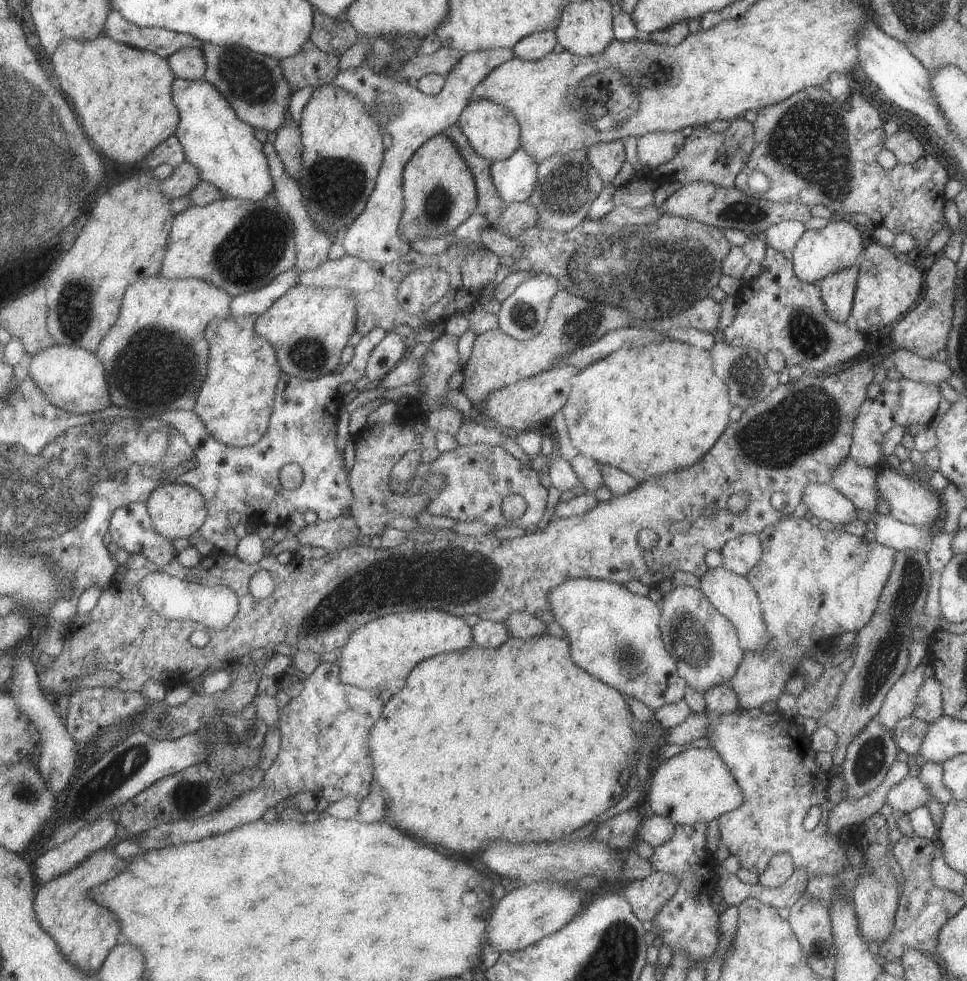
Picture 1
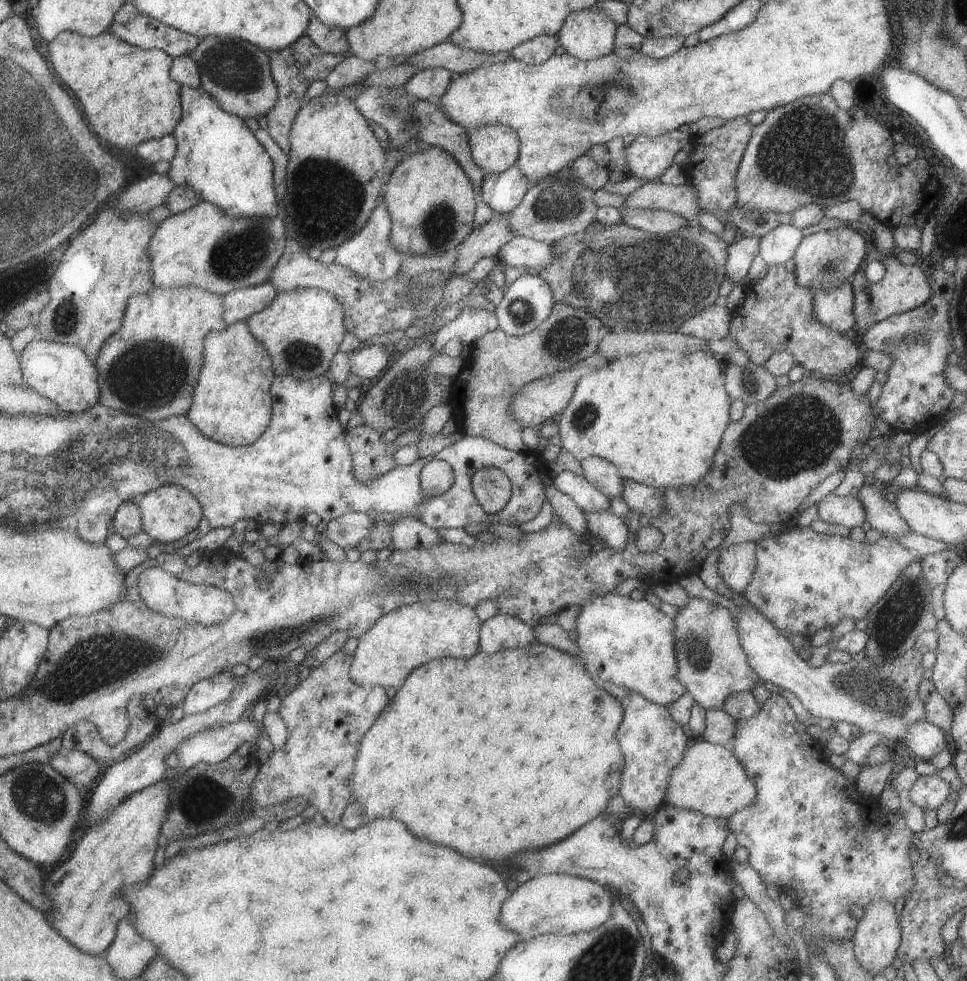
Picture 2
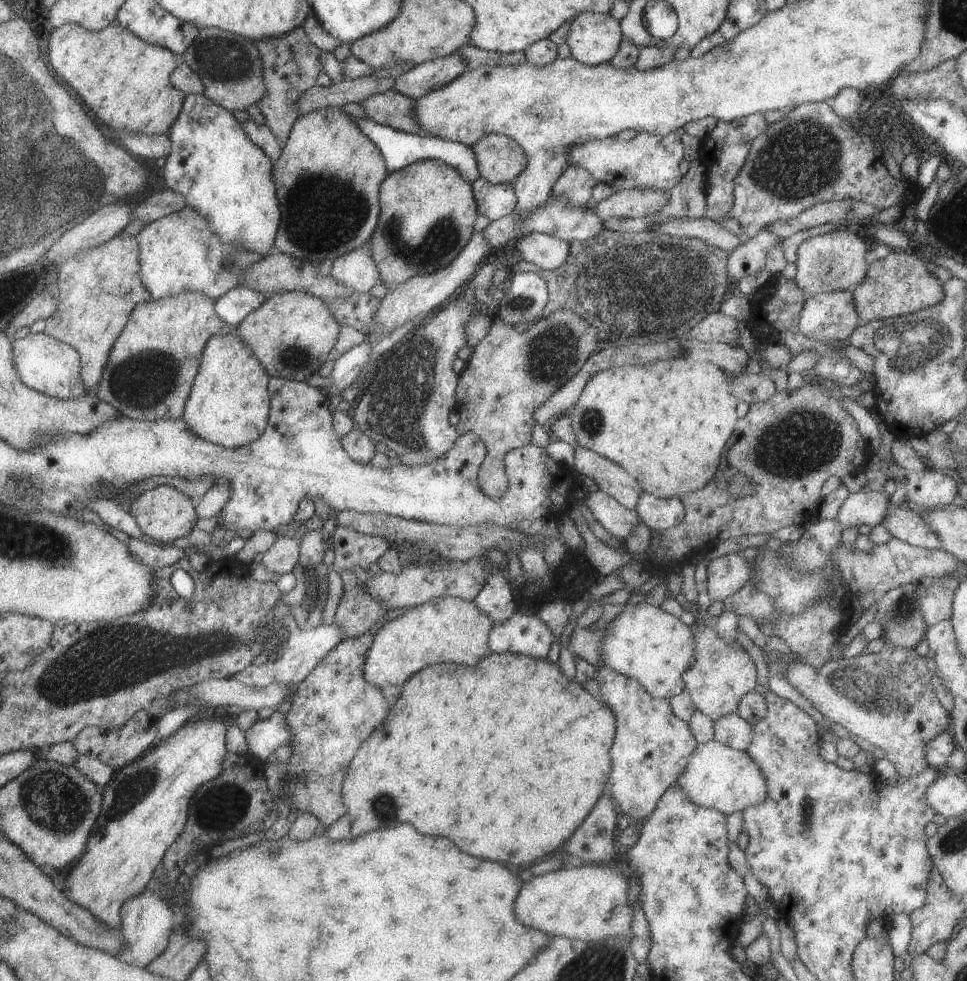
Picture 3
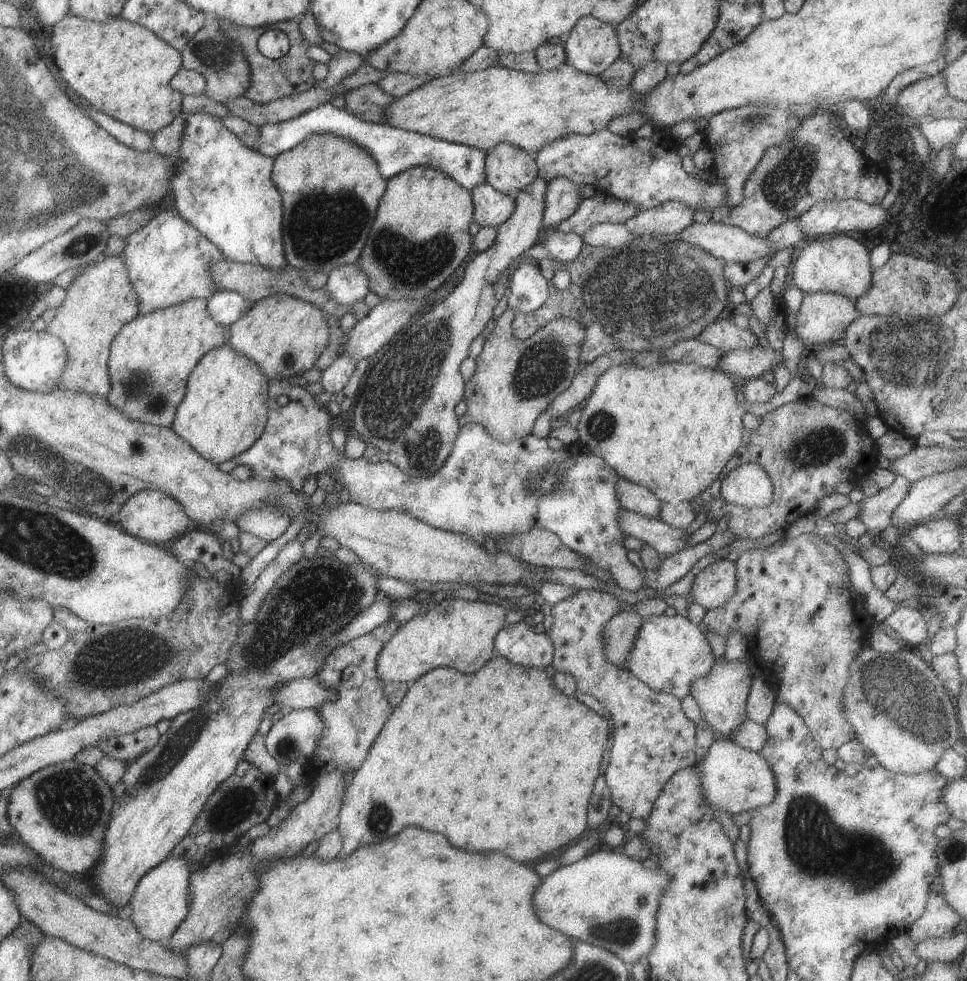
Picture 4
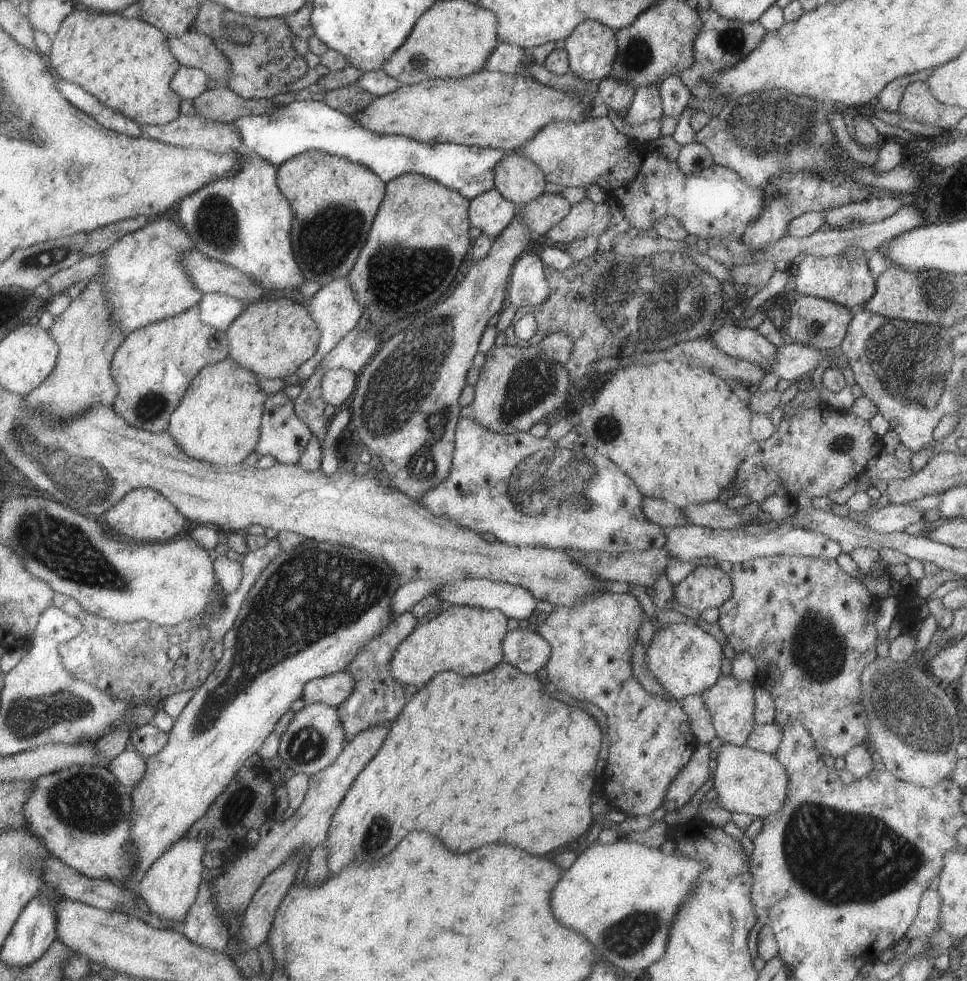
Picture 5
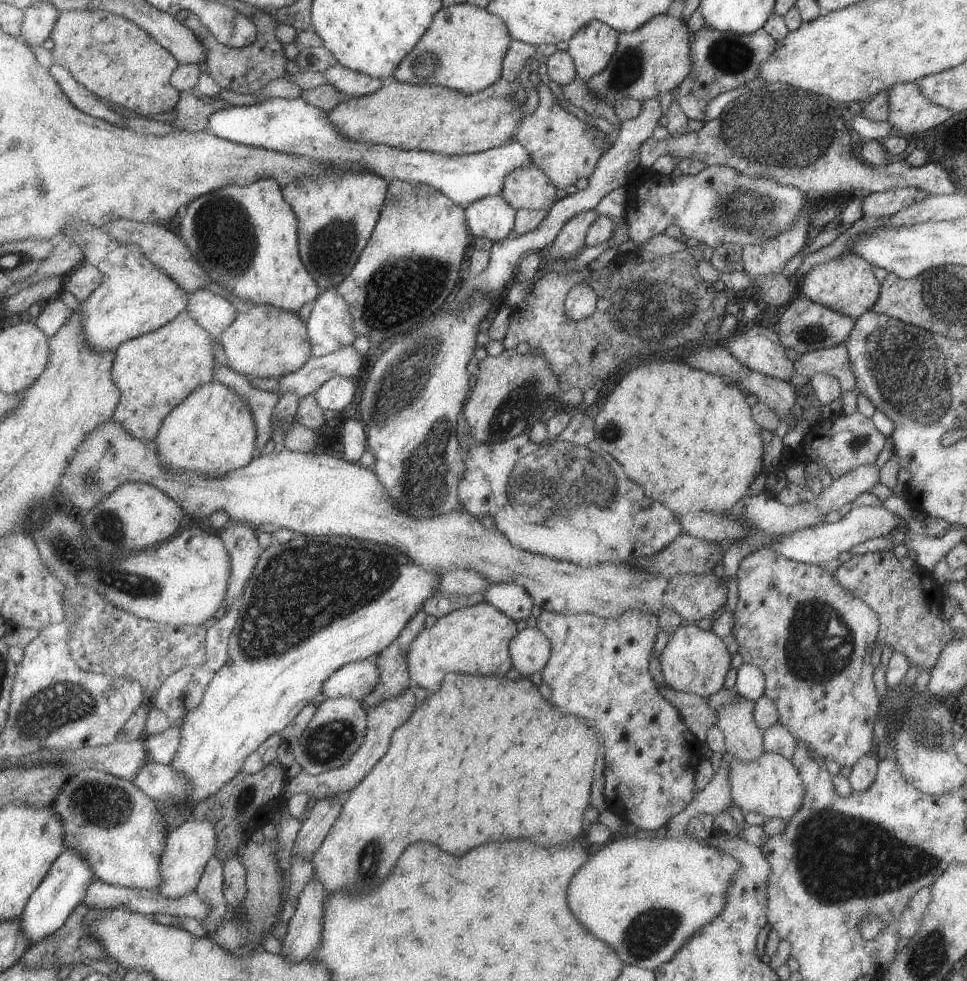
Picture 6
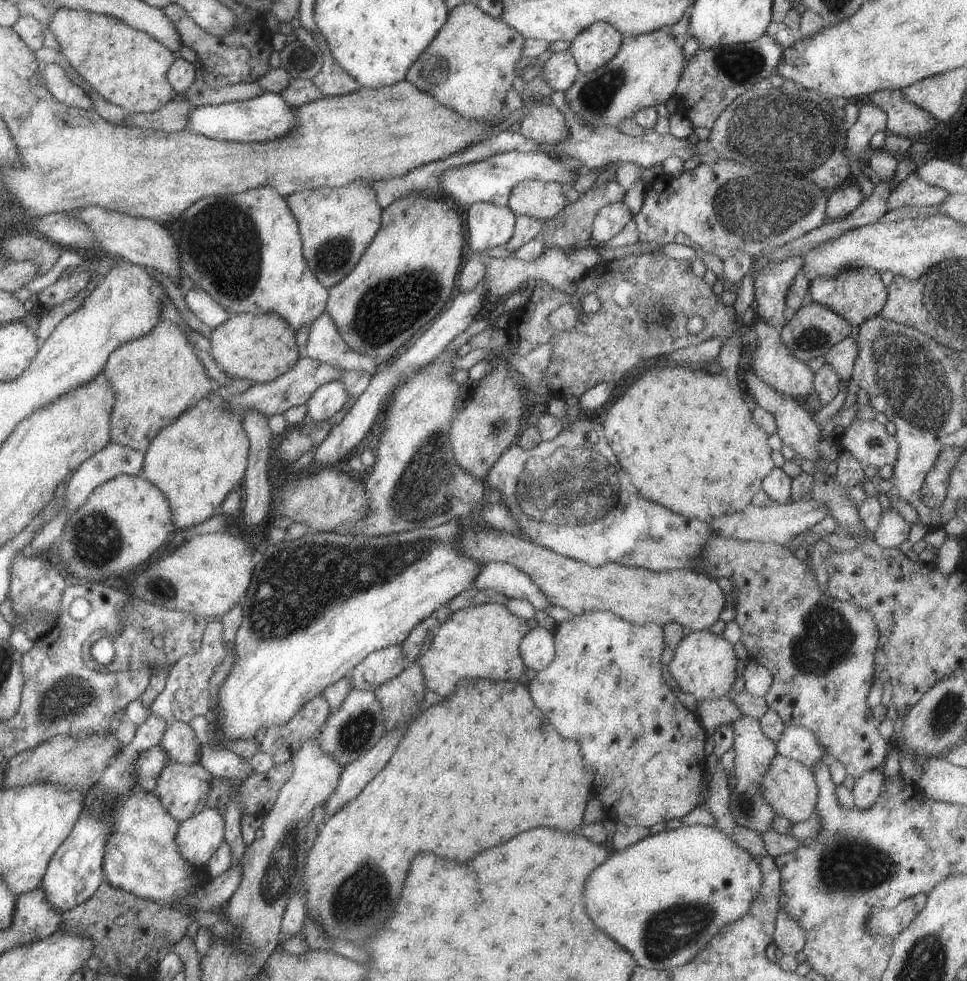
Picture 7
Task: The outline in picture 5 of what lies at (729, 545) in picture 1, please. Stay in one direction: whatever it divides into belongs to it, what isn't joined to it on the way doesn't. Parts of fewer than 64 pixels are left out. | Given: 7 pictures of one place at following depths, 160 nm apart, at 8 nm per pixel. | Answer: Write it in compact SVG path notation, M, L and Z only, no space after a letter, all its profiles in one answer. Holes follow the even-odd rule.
M697 566L673 588L674 600L680 607L693 608L697 613L718 608L732 594L728 574L716 566Z

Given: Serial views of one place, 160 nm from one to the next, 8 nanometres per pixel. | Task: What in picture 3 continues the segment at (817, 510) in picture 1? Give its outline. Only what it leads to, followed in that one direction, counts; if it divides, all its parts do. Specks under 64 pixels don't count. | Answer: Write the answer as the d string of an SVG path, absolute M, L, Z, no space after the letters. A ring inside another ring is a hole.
M858 491L849 493L838 506L835 520L844 528L858 528L861 524L873 527L881 524L887 514L889 496L885 492Z

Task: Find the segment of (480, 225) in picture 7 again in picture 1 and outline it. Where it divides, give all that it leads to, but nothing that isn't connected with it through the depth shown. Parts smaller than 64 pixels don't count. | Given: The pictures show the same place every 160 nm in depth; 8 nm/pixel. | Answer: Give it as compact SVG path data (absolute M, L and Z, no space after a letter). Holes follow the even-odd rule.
M521 146L511 156L490 163L492 183L504 203L528 200L535 188L538 164Z

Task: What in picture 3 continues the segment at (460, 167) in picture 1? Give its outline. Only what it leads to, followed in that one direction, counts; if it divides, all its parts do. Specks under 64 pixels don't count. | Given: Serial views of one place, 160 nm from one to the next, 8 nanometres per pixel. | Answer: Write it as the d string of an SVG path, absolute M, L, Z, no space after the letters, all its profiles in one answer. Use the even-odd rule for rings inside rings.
M439 159L412 162L399 170L391 171L381 181L378 190L379 218L369 242L381 283L386 285L388 291L409 277L447 266L467 244L474 231L473 223L478 213L470 183L455 168Z

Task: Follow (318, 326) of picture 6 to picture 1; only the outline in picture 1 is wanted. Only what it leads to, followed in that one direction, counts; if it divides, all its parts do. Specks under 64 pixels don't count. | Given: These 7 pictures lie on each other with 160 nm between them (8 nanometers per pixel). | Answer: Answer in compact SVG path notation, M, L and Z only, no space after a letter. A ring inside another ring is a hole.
M505 47L464 53L459 62L445 75L442 89L432 97L424 95L414 83L394 81L392 78L375 74L370 67L372 56L366 58L357 69L349 68L335 75L331 85L352 92L378 122L381 130L392 136L391 146L384 152L373 190L367 197L364 209L345 228L341 236L339 243L345 255L362 261L372 260L385 264L397 260L410 249L398 235L399 219L404 207L402 172L405 163L428 138L455 125L475 85L491 70L513 57L513 51Z

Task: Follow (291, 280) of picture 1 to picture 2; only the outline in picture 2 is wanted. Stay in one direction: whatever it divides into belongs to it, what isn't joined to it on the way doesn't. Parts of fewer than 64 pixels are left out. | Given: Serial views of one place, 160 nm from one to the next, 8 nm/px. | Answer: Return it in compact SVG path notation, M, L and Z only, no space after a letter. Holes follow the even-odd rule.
M268 282L256 286L233 290L222 297L221 318L226 325L245 321L271 304L276 296L276 290Z

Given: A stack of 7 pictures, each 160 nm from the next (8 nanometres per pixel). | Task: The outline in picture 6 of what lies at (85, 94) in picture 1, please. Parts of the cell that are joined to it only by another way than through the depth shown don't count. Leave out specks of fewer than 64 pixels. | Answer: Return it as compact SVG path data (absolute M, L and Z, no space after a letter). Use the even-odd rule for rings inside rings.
M104 10L62 11L55 20L49 38L53 41L50 50L54 64L65 68L73 79L89 93L108 105L117 104L141 117L170 112L178 101L178 93L169 82L178 62L140 26L119 15Z

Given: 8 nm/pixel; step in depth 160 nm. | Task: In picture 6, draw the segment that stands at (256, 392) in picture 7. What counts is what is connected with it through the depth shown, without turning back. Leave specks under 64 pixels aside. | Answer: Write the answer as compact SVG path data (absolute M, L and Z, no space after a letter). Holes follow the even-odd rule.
M353 345L339 347L339 350L333 351L332 353L320 356L320 357L309 357L307 362L303 363L294 373L283 375L279 380L279 386L275 391L279 396L283 393L293 392L298 398L304 397L306 394L314 393L319 386L326 380L333 377L351 377L355 378L361 365L365 361L366 357L361 356Z

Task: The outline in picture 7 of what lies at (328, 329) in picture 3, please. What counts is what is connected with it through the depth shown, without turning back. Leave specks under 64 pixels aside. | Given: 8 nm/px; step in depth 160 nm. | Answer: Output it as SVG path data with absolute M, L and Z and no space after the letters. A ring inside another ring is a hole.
M273 312L267 314L236 314L211 329L209 354L217 366L232 379L254 383L271 382L293 368L298 360L296 332Z

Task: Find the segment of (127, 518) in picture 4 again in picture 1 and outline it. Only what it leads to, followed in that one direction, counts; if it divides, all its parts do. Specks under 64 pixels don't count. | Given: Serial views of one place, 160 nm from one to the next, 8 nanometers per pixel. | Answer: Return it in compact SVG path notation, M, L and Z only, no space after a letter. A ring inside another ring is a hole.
M164 483L151 492L145 502L153 528L165 538L189 538L203 524L207 509L203 497L185 483Z

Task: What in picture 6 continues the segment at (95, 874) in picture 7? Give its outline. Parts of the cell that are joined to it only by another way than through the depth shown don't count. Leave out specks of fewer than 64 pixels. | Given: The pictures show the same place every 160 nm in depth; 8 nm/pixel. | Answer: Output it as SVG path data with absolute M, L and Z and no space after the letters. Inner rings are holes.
M61 851L51 863L45 878L31 892L24 909L18 918L18 929L31 946L53 934L79 904L86 891L86 886L95 879L85 861L72 851Z

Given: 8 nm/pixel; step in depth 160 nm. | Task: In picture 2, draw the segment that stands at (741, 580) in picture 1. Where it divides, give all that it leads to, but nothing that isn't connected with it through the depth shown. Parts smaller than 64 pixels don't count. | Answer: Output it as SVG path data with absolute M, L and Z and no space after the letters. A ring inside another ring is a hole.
M739 607L739 616L734 618L734 622L741 649L747 656L747 663L759 676L760 681L771 682L781 689L793 693L811 716L830 720L833 725L838 722L846 722L856 726L861 734L875 732L891 748L896 746L898 742L903 742L907 728L913 722L925 721L925 708L923 708L923 702L919 700L919 684L924 669L922 654L916 649L907 650L901 656L897 656L885 664L871 664L865 658L860 662L855 662L852 659L847 663L823 662L821 666L813 668L795 653L793 646L779 634L780 632L774 628L772 622L764 618L763 614L755 607Z

